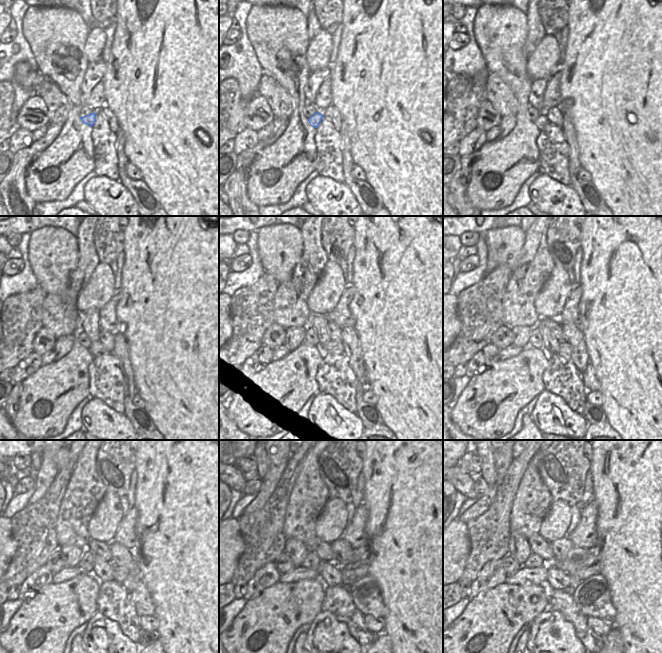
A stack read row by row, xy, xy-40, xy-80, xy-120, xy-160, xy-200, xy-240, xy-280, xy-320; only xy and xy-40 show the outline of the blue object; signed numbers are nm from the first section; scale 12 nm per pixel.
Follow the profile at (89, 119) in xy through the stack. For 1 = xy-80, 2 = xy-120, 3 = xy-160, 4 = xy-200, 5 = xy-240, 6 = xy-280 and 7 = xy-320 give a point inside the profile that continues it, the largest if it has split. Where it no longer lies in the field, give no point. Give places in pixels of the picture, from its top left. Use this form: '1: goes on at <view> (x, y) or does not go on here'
1: goes on at xy-80 (542, 120)
2: goes on at xy-120 (95, 348)
3: goes on at xy-160 (337, 348)
4: goes on at xy-200 (565, 350)
5: goes on at xy-240 (119, 574)
6: goes on at xy-280 (350, 573)
7: goes on at xy-320 (595, 568)

